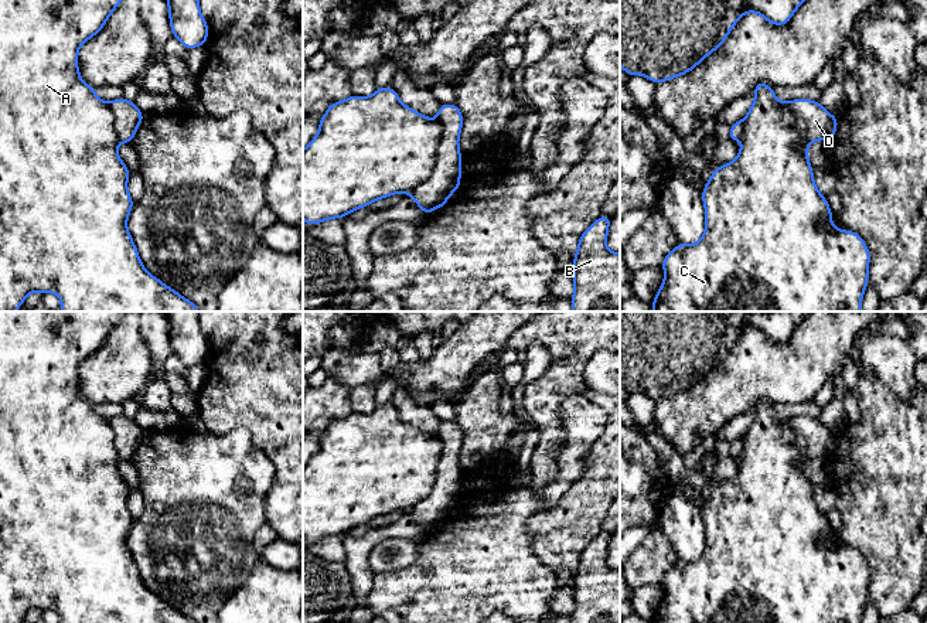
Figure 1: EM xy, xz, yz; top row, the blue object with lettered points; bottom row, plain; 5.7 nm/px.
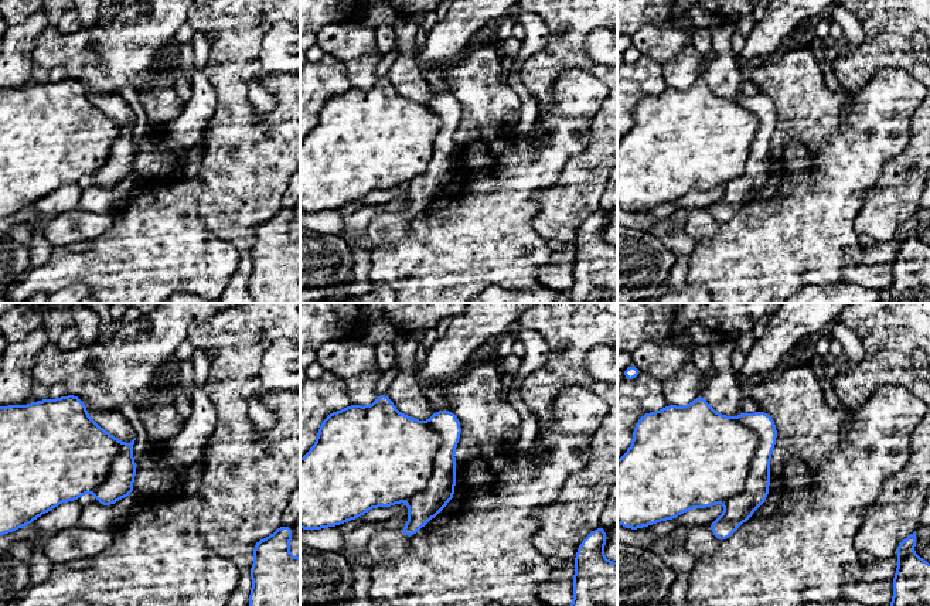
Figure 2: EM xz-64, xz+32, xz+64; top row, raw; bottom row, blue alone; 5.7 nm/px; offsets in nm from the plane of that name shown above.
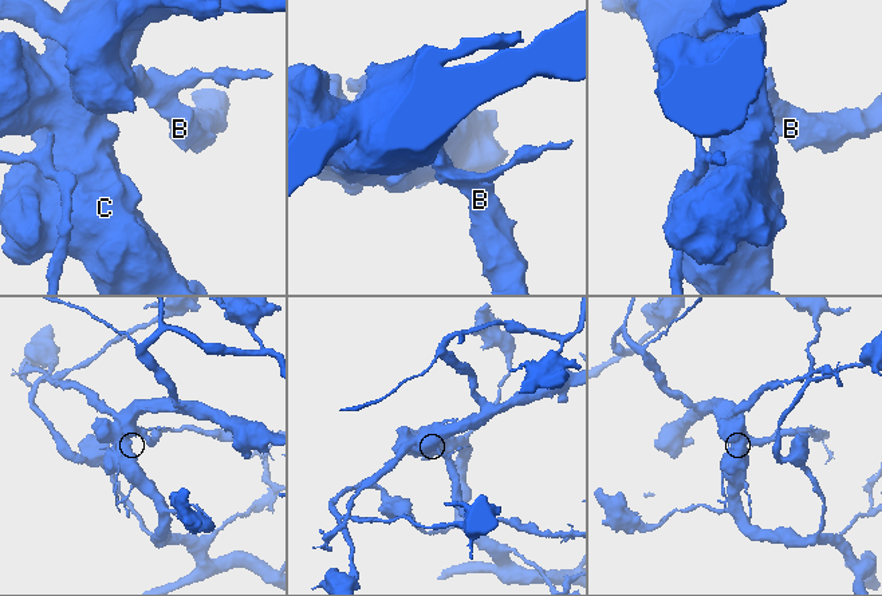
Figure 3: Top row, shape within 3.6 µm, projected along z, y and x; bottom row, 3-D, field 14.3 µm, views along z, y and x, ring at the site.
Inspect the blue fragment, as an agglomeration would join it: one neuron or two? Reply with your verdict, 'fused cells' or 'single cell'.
fused cells

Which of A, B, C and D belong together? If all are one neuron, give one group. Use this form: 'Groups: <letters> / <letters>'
Groups: A B C / D

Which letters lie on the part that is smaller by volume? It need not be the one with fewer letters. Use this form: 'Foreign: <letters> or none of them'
Foreign: D

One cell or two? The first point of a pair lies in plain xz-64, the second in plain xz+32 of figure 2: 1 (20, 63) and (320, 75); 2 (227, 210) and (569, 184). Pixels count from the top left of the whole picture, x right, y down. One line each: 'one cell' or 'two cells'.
1: one cell
2: one cell

